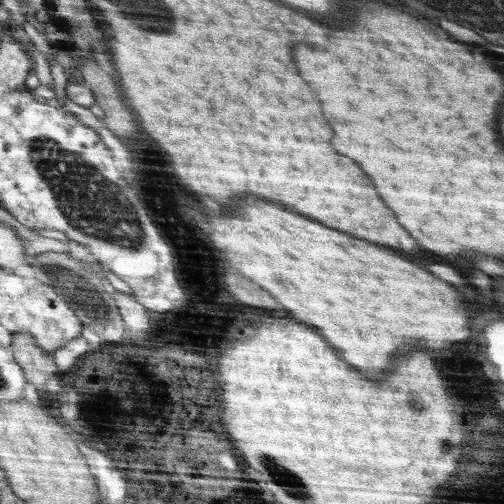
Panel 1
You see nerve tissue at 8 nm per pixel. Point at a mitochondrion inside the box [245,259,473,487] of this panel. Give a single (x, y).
(455, 455)

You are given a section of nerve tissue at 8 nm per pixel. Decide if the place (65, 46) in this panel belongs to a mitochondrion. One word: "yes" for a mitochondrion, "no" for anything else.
no

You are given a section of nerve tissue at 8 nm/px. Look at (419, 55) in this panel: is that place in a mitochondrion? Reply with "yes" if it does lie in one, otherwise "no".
no

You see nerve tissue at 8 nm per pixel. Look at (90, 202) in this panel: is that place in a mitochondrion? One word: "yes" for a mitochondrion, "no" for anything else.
yes

